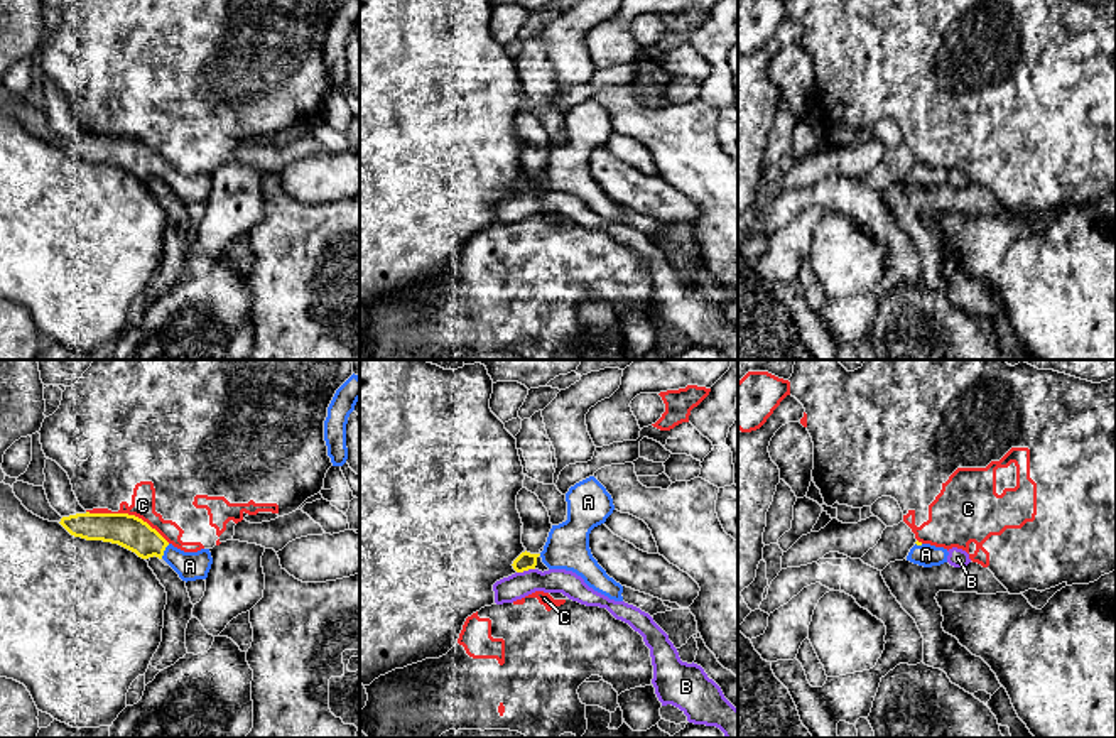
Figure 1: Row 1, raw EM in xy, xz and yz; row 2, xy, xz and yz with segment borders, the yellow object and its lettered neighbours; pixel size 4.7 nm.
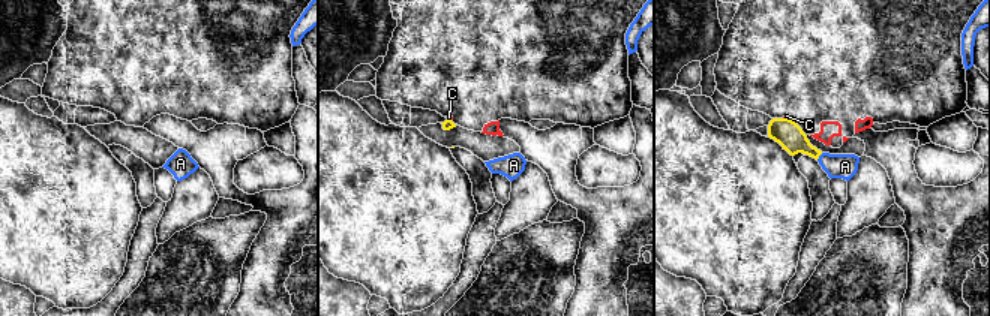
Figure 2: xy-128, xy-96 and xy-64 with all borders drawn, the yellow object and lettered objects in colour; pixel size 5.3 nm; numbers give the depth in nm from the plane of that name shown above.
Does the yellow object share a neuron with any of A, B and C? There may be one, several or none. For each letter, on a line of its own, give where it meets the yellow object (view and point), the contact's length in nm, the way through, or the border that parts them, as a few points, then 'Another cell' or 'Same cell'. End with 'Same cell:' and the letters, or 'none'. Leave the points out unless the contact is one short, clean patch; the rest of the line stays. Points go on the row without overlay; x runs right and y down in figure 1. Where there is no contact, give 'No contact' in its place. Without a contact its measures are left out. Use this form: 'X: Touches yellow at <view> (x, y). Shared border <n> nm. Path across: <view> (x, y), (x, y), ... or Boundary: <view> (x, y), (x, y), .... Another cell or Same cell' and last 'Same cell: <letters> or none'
A: Touches yellow at xy (164, 171). Shared border 80 nm. Path across: xy (127, 152), (164, 171), (189, 188). Same cell
B: Touches yellow at xz (525, 191). Shared border 90 nm. Another cell
C: Touches yellow at xy (127, 135). Shared border 420 nm. Another cell
Same cell: A

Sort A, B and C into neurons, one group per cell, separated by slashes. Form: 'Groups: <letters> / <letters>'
Groups: A / B / C

